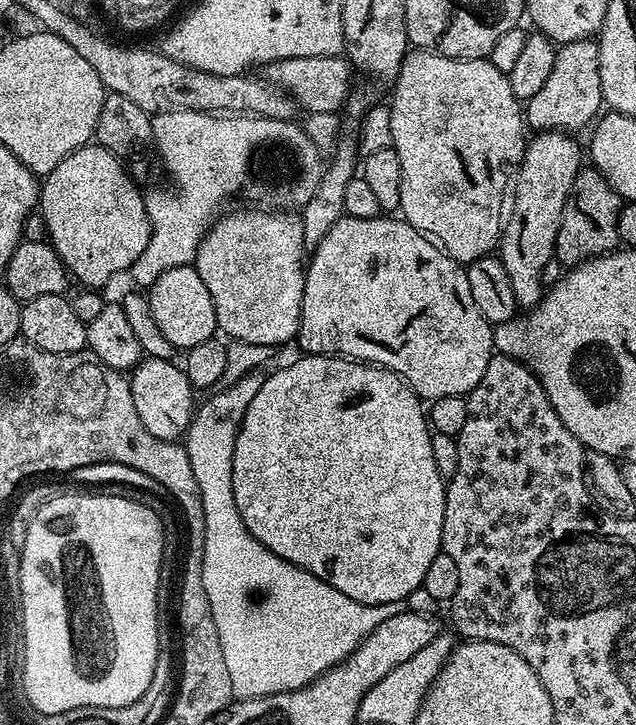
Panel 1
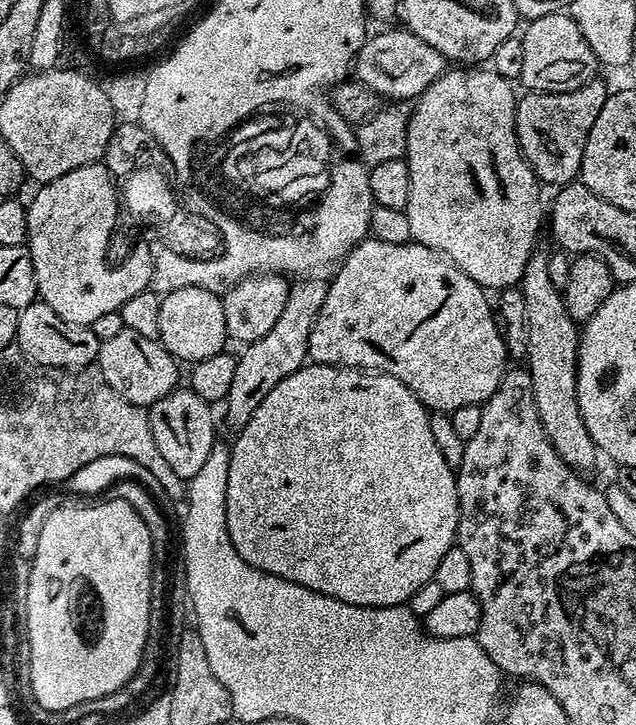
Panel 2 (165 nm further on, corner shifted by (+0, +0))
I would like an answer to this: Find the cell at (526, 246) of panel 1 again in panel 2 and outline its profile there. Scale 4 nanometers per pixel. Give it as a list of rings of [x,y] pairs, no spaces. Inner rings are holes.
[[[539,250],[533,251],[528,257],[528,265],[525,266],[518,287],[524,303],[523,359],[532,383],[532,397],[540,425],[562,462],[581,474],[587,473],[587,468],[596,464],[598,449],[582,422],[576,398],[580,346],[577,321],[570,318],[561,289],[548,273],[548,260]]]

